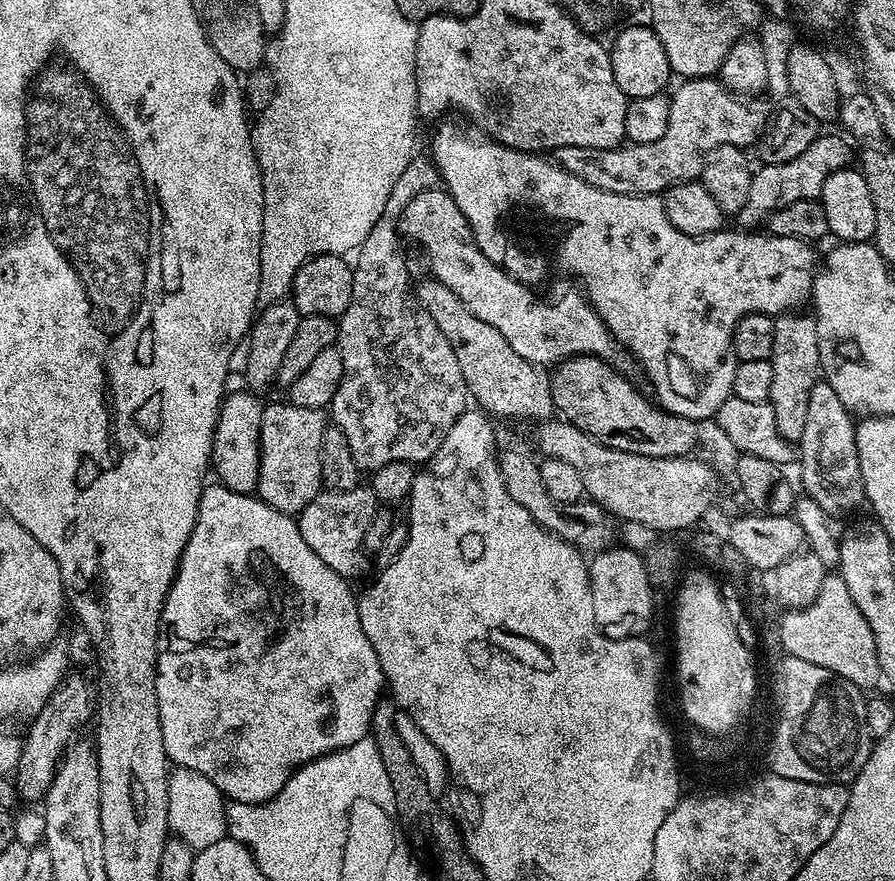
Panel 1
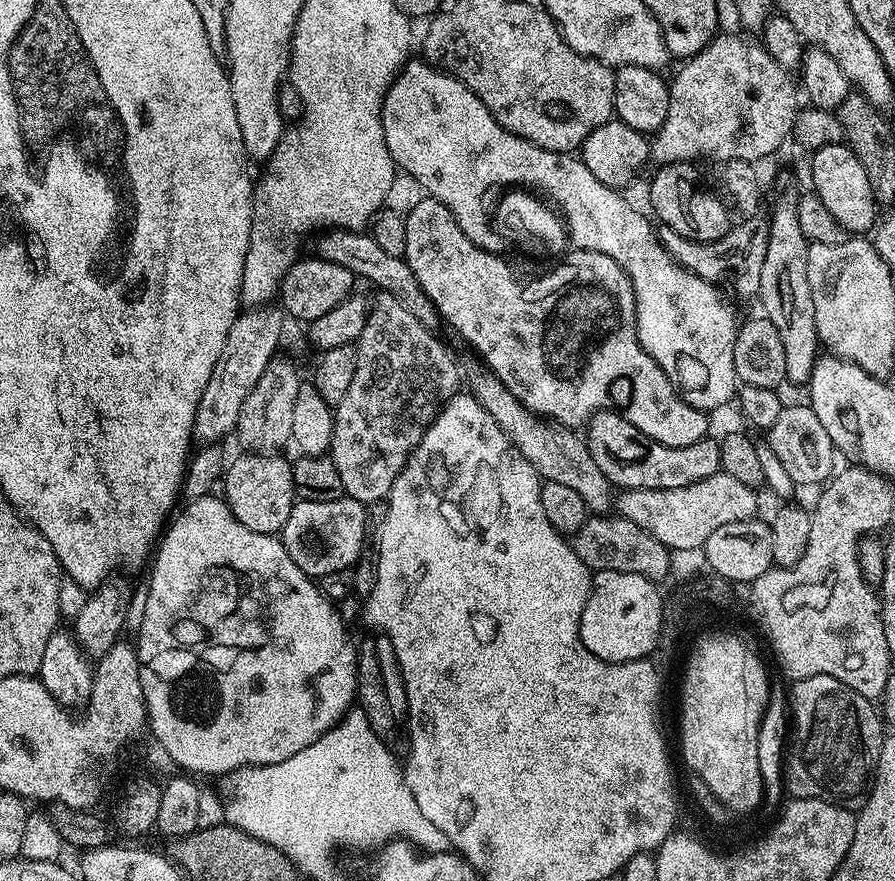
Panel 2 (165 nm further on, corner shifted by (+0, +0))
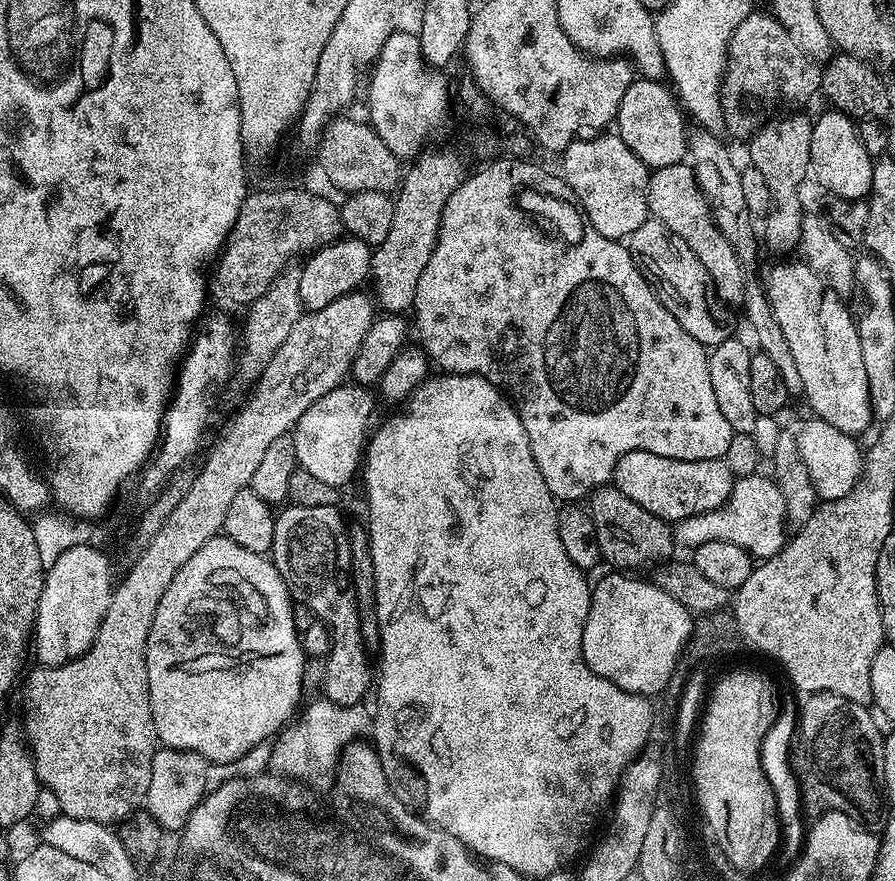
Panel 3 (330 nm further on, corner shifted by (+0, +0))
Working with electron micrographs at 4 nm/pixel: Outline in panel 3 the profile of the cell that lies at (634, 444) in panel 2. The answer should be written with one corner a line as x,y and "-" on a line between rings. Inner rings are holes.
627,452
616,463
616,469
612,472
614,487
619,492
626,494
630,502
638,502
642,510
650,510
659,520
675,522
685,520
698,514
706,514
726,502
732,493
734,477
730,466
726,466
723,460
675,460
674,458
662,458
662,454
650,454
649,452

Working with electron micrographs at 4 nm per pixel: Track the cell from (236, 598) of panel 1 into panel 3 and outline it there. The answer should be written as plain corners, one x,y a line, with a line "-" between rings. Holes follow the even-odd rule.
223,534
206,541
191,558
174,574
174,582
162,594
162,602
158,602
158,610
154,614
154,622
150,626
150,634
144,651
146,674
148,675
148,697
152,707
152,721
156,731
156,739
163,747
181,748
202,754
213,764
230,763
255,747
267,741
285,727
297,715
300,704
300,687
304,684
304,662
306,655
301,644
301,633
296,632
296,620
292,617
294,601
288,595
288,588
272,565
267,555
251,552
238,542

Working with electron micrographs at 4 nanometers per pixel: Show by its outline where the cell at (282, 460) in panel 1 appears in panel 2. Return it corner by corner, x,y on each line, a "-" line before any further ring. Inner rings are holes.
240,454
236,461
227,465
222,477
222,499
228,509
250,530
258,530
262,534
283,533
286,518
290,518
290,510
298,499
298,489
292,477
291,463
276,454
265,458
260,454

